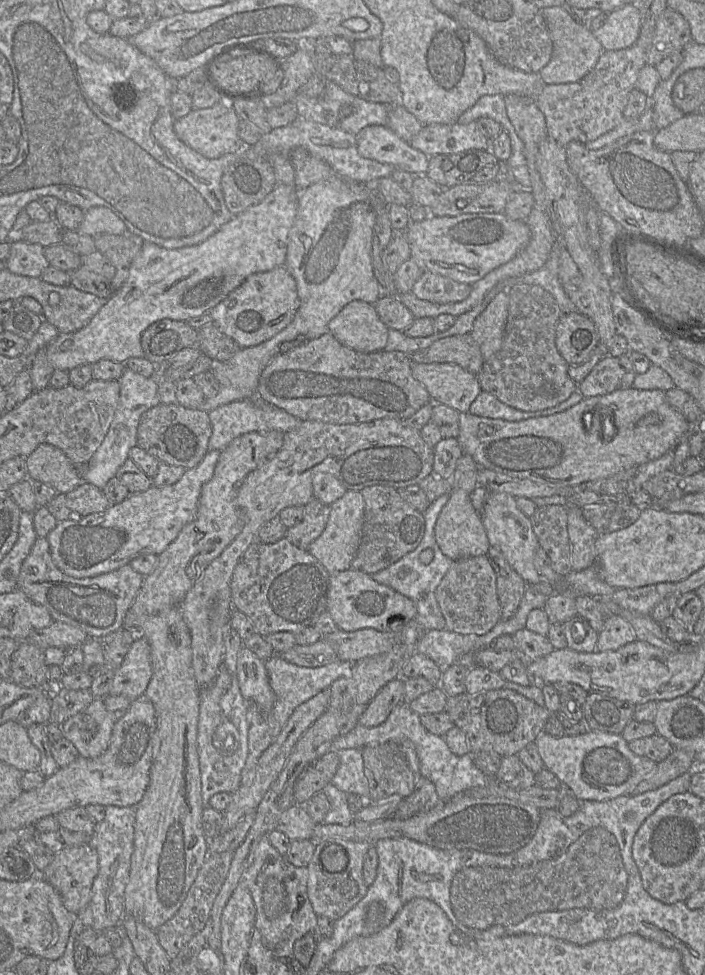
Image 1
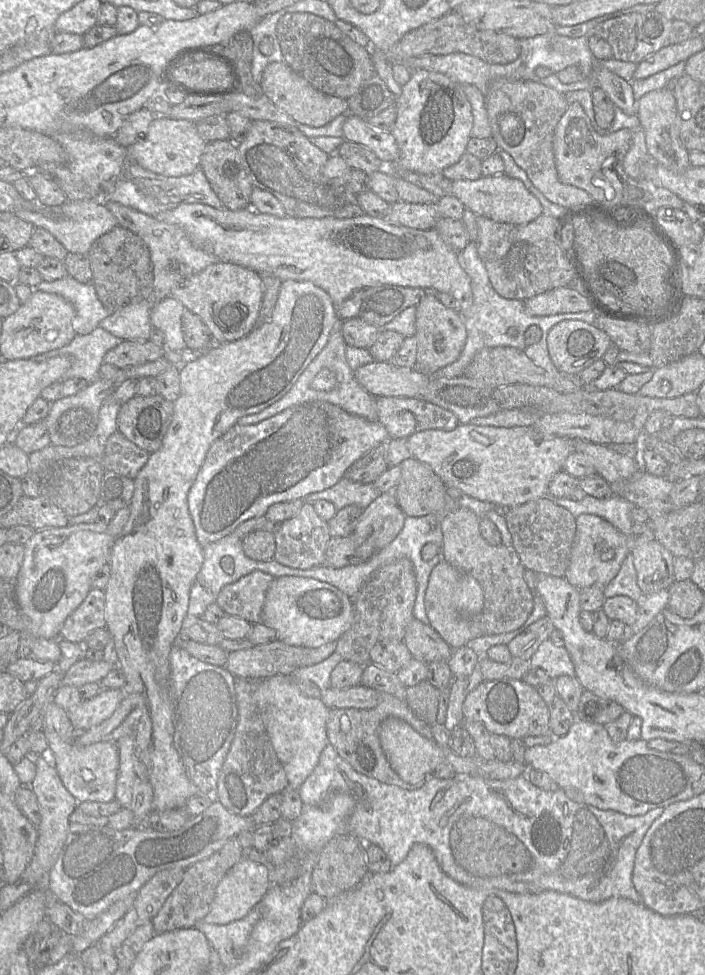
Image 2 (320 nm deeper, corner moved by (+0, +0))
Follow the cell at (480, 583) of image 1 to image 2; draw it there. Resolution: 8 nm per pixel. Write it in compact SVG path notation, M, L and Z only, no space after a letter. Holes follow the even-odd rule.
M411 457L399 466L401 477L395 494L400 509L406 516L442 516L444 561L473 576L480 584L484 595L481 615L487 635L507 633L521 627L531 614L534 602L524 579L526 569L514 547L490 545L480 533L480 518L473 511L459 507L458 502L447 494L447 486L429 465Z

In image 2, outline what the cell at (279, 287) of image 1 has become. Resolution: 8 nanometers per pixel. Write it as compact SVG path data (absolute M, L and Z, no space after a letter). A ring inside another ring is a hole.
M217 262L175 286L171 297L201 318L216 344L233 342L256 327L263 298L262 276L237 264Z

